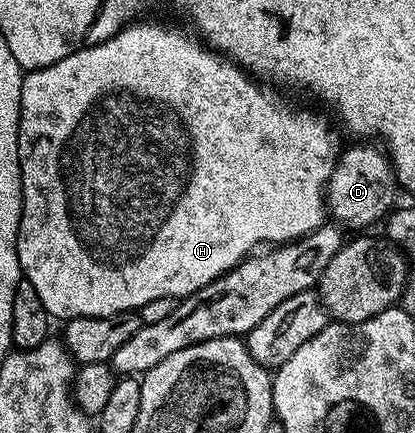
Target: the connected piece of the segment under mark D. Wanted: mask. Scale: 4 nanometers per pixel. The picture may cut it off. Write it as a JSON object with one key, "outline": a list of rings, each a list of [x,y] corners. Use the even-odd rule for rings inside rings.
{"outline":[[[354,145],[351,149],[342,149],[337,158],[328,186],[328,209],[339,217],[337,220],[343,226],[370,225],[377,217],[385,218],[395,208],[394,189],[396,174],[389,156],[374,145]]]}

